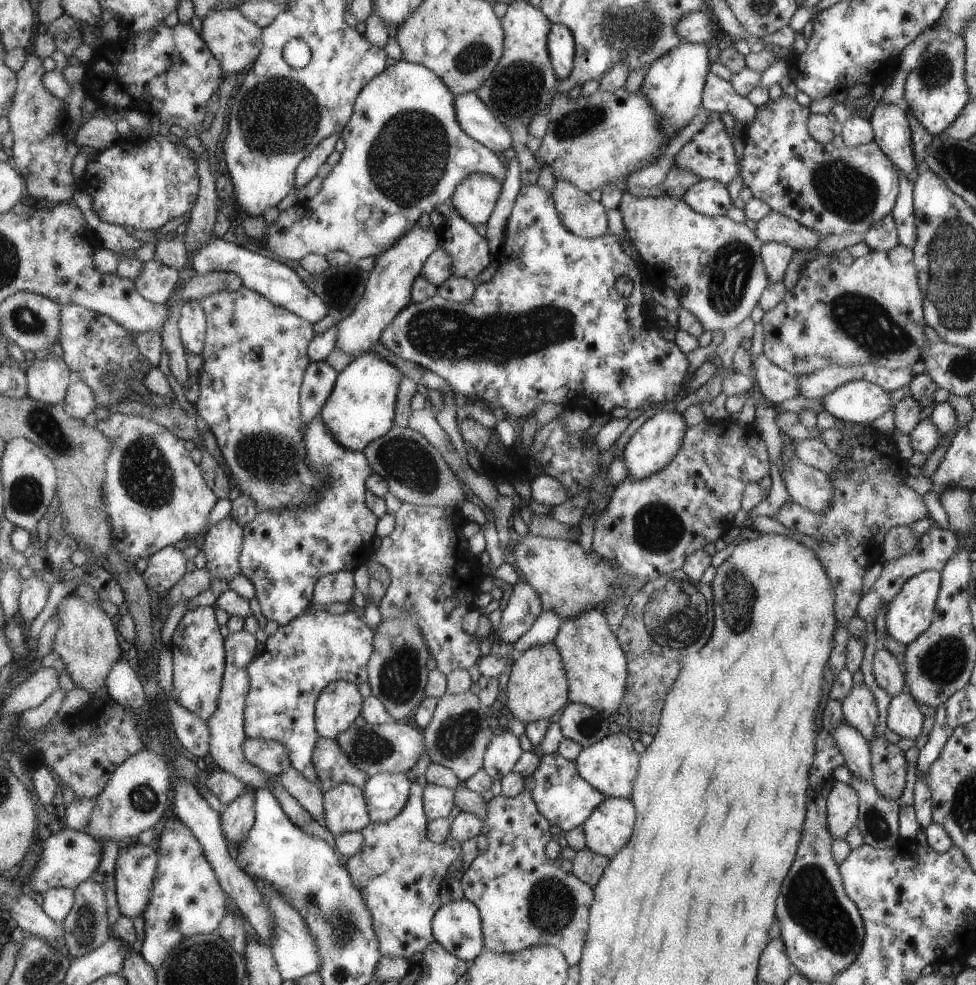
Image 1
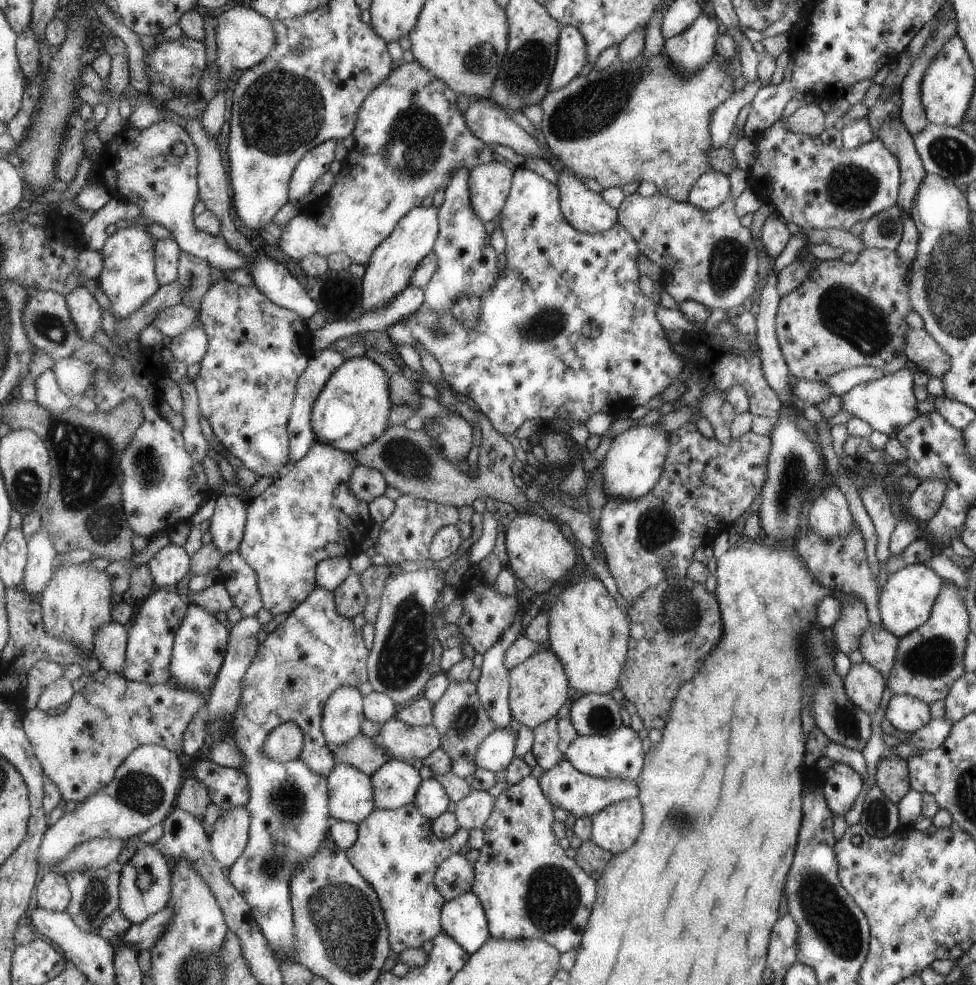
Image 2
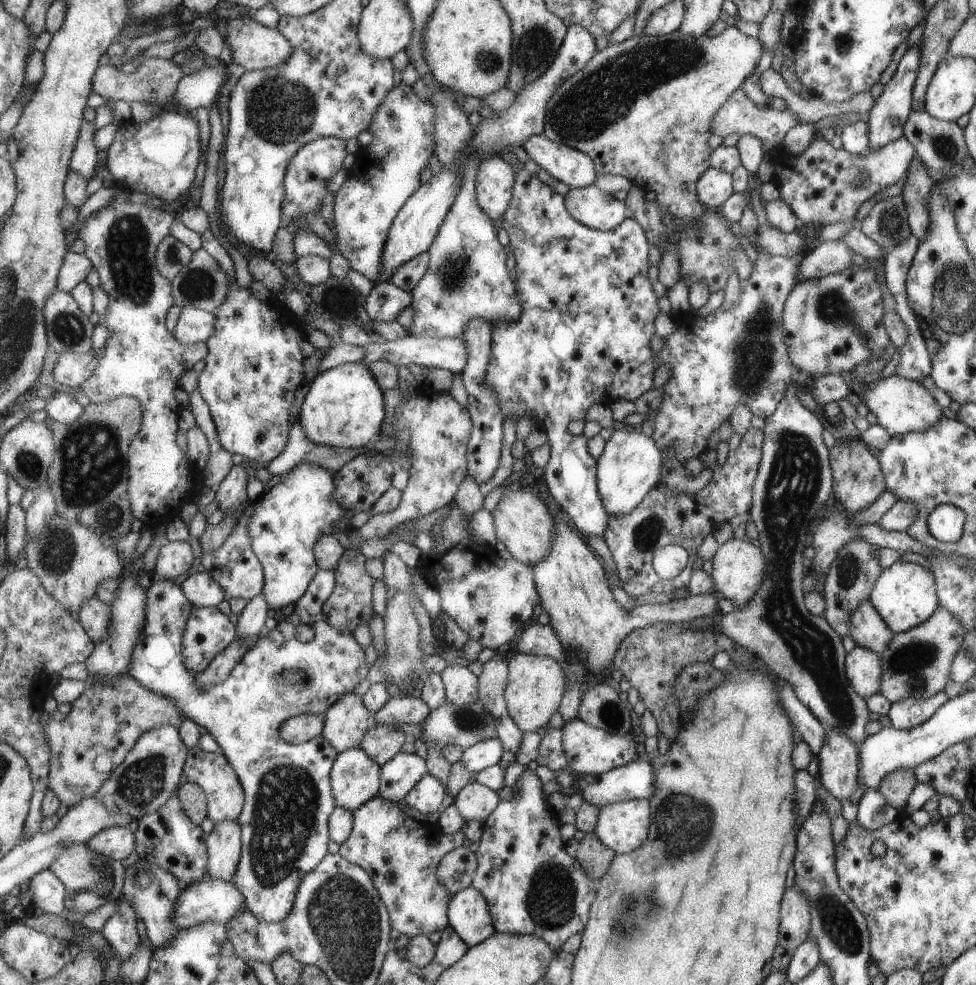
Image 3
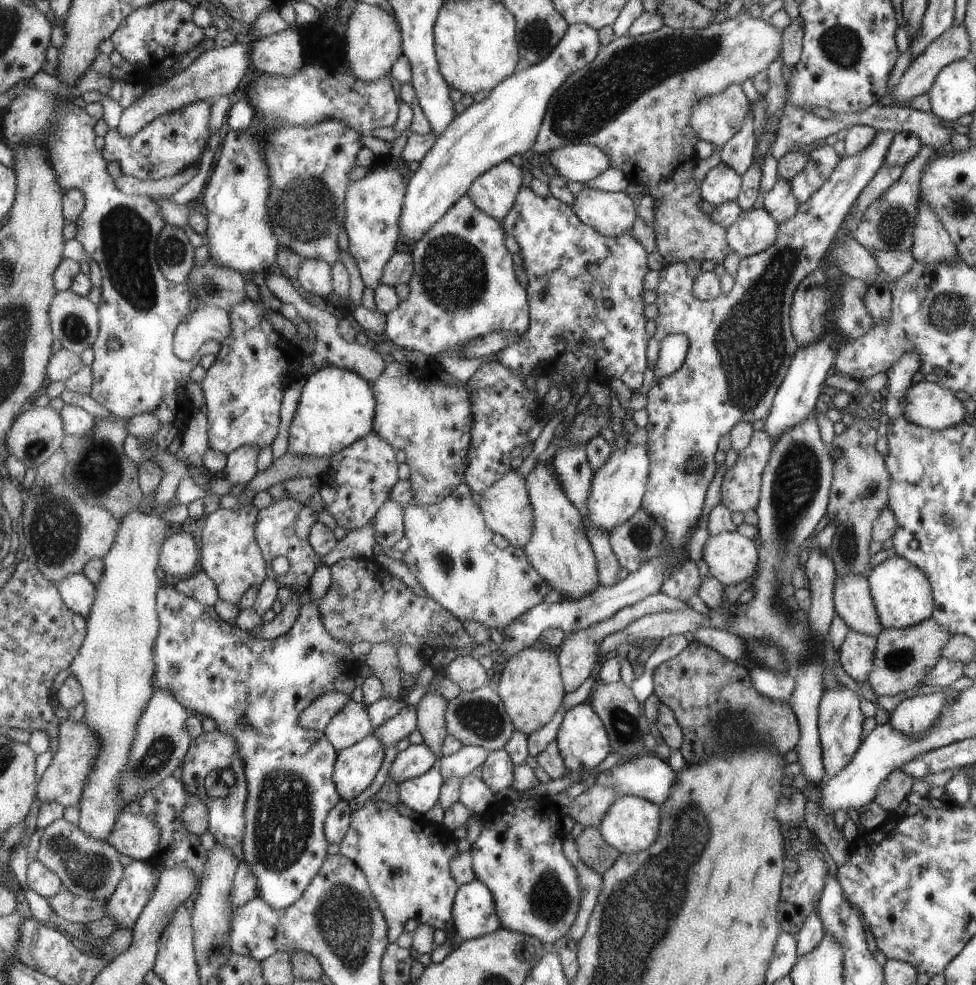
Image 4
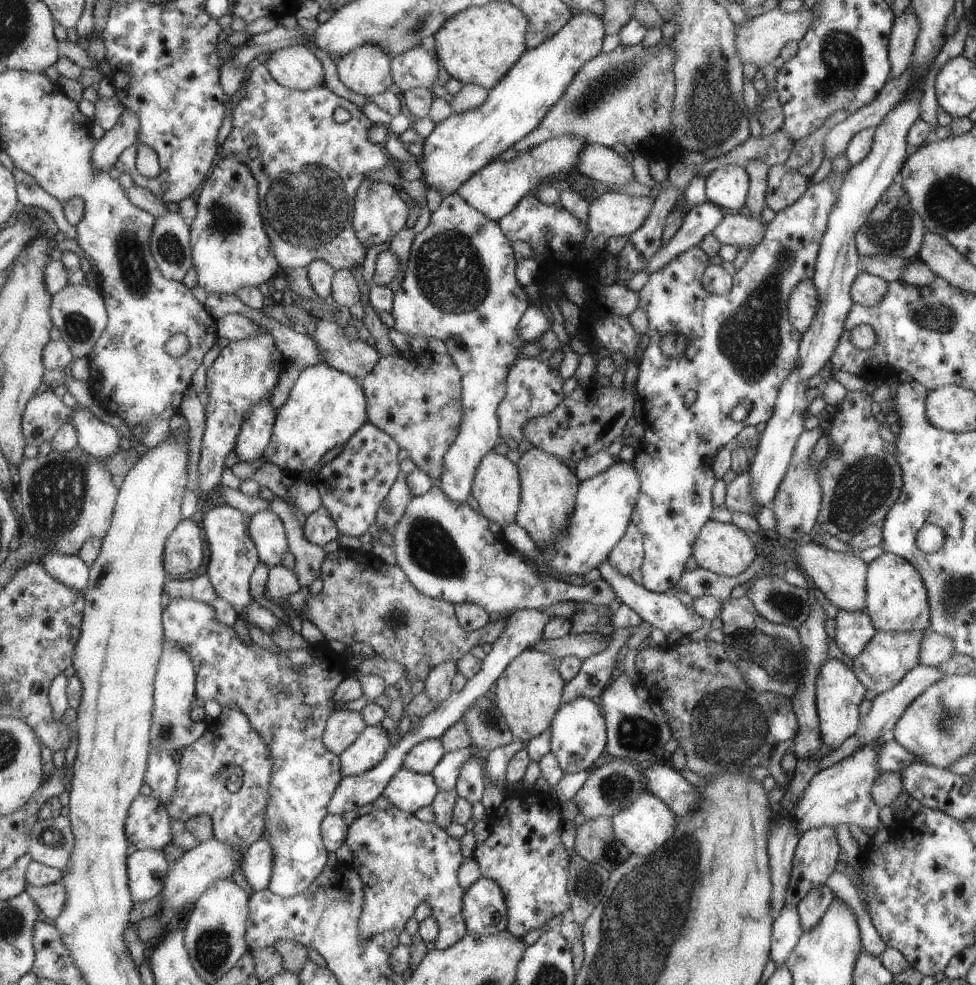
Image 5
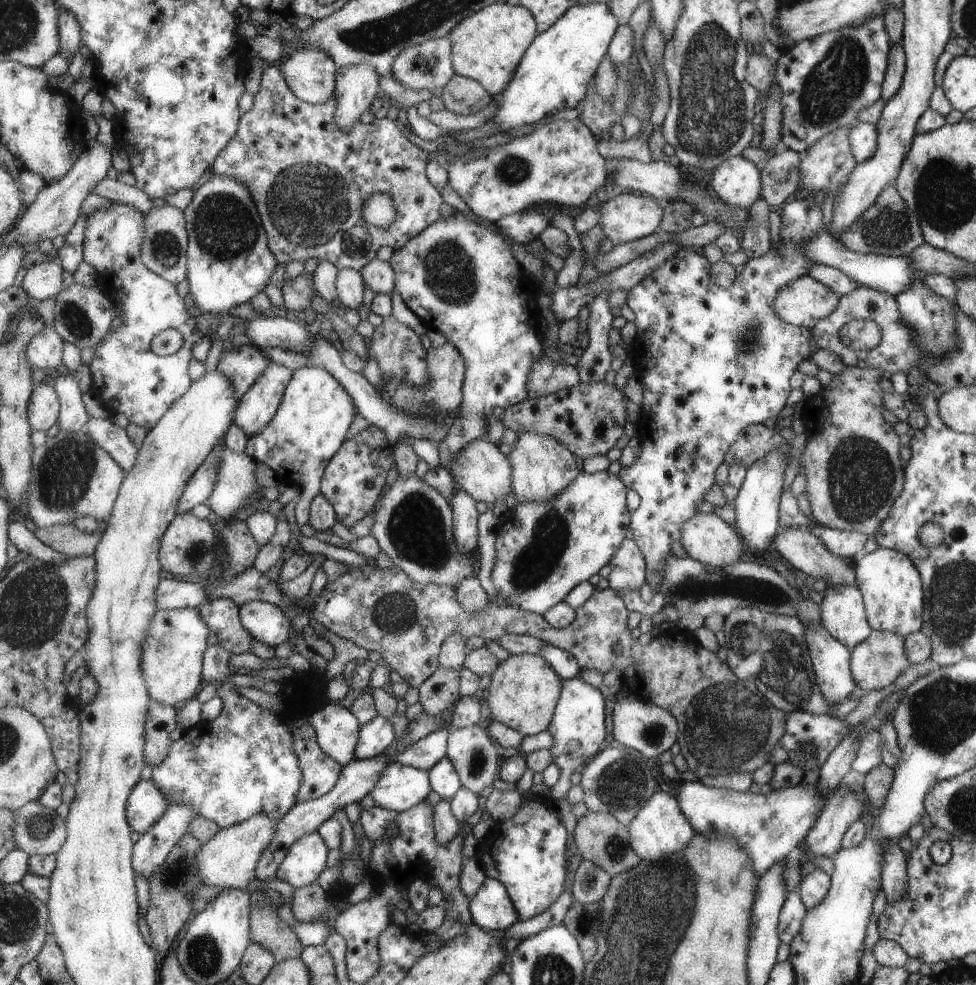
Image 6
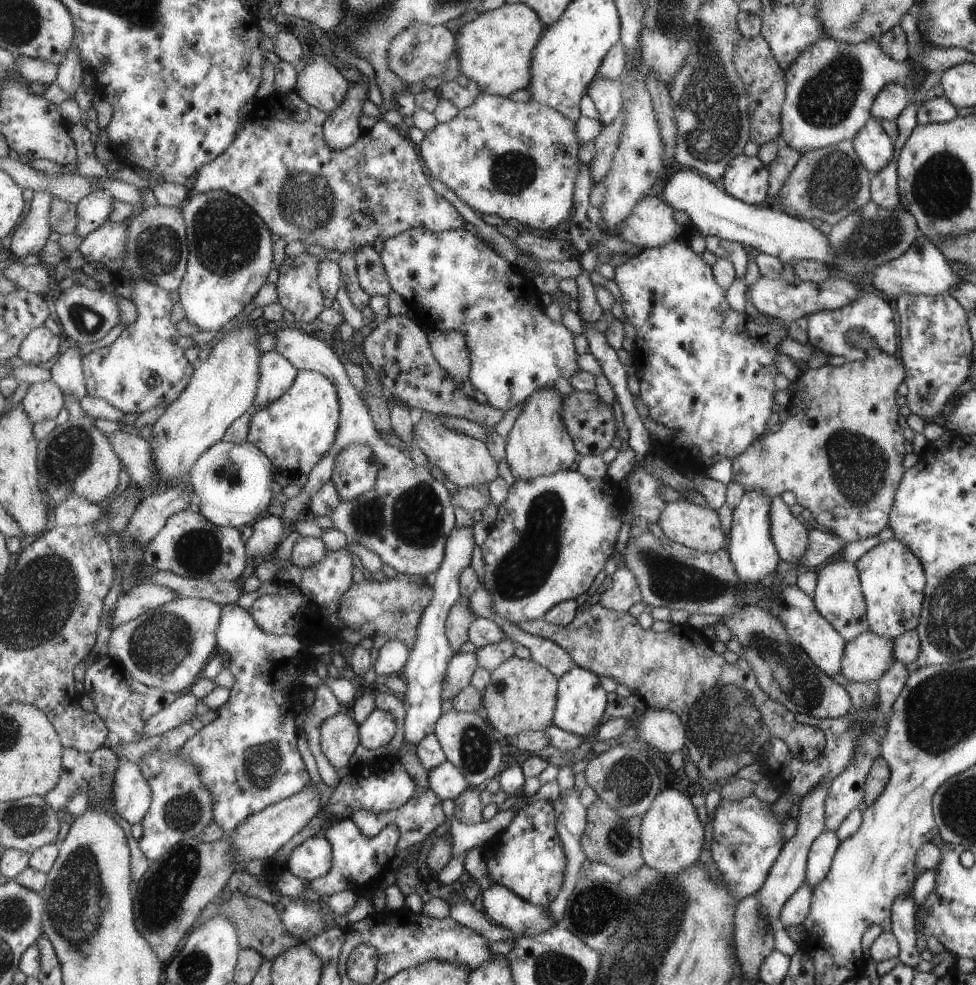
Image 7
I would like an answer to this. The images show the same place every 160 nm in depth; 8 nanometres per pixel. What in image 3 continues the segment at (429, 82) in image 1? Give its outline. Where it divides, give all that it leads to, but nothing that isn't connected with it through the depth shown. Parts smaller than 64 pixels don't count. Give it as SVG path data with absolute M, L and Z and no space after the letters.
M397 82L391 90L385 103L382 104L371 123L369 131L374 134L372 141L366 149L358 152L355 158L351 159L349 180L336 192L333 206L333 218L328 228L336 235L334 243L331 244L317 236L309 229L299 229L296 233L295 250L297 260L307 255L319 255L323 258L332 257L332 248L343 253L351 263L353 270L362 273L366 278L377 284L380 280L382 265L382 252L387 239L390 238L390 230L398 218L406 202L419 190L421 174L431 166L431 158L436 156L436 108L429 100L423 100L412 85Z

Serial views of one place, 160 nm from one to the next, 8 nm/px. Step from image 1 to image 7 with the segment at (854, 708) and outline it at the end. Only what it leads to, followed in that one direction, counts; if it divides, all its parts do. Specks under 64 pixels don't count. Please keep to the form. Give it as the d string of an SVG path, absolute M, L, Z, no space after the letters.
M837 560L821 568L816 577L817 582L813 594L814 607L830 621L839 636L842 636L844 641L850 641L867 631L869 624L866 619L866 600L855 565Z

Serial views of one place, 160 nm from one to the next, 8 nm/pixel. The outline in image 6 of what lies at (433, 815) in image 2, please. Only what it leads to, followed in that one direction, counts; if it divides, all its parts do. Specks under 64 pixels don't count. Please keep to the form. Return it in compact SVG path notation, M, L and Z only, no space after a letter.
M391 761L371 796L378 807L403 813L422 804L431 791L429 771Z

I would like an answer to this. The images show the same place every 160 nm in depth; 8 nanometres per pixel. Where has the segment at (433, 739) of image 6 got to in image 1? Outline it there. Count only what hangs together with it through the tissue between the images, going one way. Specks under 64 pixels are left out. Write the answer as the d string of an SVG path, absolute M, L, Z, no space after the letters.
M379 773L362 788L373 823L381 824L397 818L405 810L414 781L405 773Z

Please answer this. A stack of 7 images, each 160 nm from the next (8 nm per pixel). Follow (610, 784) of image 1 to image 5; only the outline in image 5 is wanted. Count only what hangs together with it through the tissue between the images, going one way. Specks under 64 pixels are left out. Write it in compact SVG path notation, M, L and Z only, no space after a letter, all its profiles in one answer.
M579 696L571 702L565 702L559 708L551 728L551 750L557 756L564 774L580 772L593 765L605 746L605 726L603 716L593 700Z

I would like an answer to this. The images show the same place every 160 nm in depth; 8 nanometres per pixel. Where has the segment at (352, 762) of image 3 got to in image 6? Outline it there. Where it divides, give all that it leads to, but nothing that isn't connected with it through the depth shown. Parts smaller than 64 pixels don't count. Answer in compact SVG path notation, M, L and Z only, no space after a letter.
M375 716L374 720L367 722L361 728L355 759L361 761L375 758L390 748L397 738L394 722L390 718Z

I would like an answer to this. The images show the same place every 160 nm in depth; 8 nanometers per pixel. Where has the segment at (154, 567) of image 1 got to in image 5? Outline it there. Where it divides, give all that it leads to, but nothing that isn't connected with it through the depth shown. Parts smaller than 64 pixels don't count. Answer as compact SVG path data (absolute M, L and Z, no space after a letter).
M185 519L167 540L164 556L168 574L181 576L187 572L200 572L206 567L204 528Z

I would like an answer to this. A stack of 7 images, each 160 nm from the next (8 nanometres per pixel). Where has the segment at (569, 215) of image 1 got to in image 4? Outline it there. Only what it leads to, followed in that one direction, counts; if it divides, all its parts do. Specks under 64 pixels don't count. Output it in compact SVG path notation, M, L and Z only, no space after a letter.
M588 185L575 194L572 208L579 220L607 238L629 231L636 217L631 196L623 191L606 192Z

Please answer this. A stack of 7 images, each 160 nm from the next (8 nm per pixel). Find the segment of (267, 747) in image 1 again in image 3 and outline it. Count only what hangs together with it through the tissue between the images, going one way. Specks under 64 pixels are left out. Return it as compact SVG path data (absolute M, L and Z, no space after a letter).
M302 714L287 719L280 735L292 745L302 745L322 734L326 715Z

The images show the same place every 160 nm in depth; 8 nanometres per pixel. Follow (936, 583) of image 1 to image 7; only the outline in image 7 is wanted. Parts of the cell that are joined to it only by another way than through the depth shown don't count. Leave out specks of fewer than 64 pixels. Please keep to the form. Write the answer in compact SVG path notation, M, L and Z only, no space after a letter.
M898 540L879 541L854 563L866 600L868 630L893 640L902 632L915 629L922 610L925 572L918 557Z

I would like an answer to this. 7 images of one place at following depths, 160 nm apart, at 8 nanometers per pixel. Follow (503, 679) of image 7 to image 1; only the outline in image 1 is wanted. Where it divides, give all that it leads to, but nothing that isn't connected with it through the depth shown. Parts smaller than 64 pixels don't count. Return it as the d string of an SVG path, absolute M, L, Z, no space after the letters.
M550 642L524 652L514 661L507 688L506 708L524 725L553 718L559 710L564 710L570 702L570 680L559 647Z

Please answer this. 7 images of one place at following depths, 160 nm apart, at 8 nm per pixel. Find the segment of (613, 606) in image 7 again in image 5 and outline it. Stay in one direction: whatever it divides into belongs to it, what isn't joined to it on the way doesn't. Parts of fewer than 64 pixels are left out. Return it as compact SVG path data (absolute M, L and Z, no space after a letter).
M631 524L626 528L626 533L610 552L607 562L613 570L617 570L623 576L629 576L631 572L642 567L645 550L642 548L642 533Z

